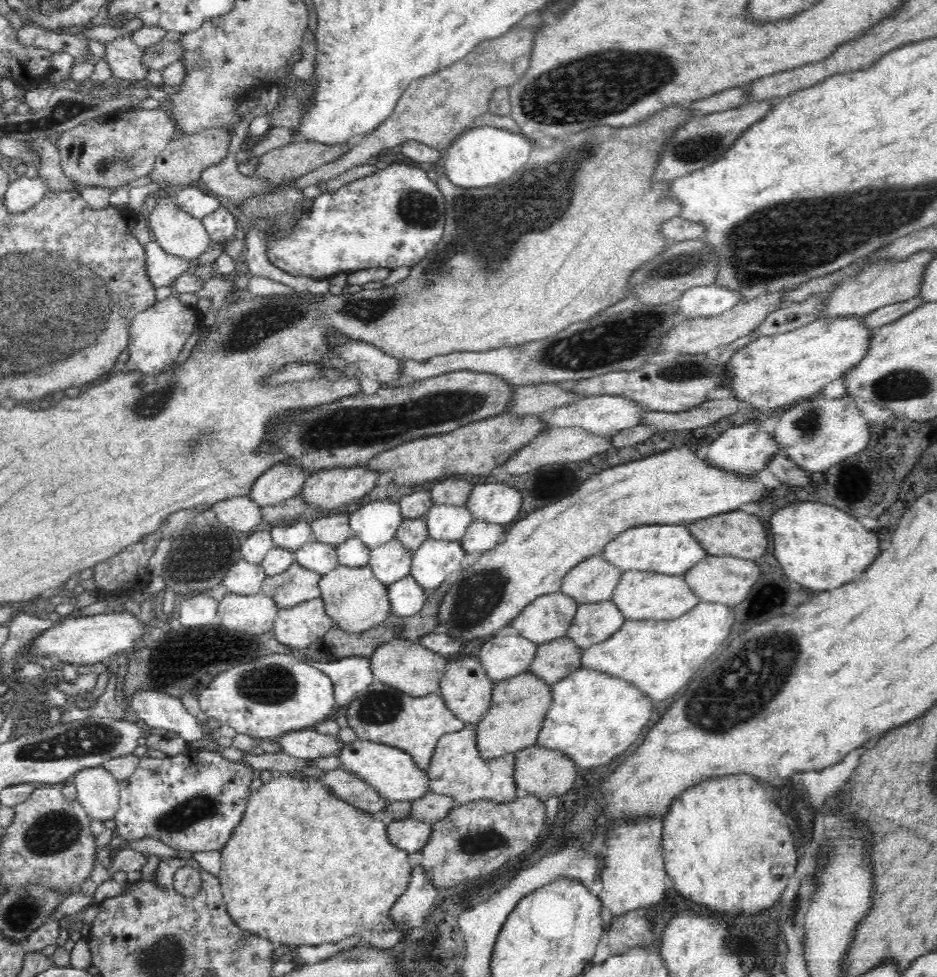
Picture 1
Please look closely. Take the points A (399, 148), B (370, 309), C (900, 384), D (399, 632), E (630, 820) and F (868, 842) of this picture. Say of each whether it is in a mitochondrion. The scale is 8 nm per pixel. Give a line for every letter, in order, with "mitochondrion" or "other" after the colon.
A: other
B: mitochondrion
C: mitochondrion
D: other
E: other
F: other

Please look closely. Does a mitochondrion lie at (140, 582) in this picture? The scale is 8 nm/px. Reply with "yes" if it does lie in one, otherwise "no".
no

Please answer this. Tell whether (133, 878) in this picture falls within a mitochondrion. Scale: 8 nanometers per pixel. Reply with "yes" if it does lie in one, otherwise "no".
no

